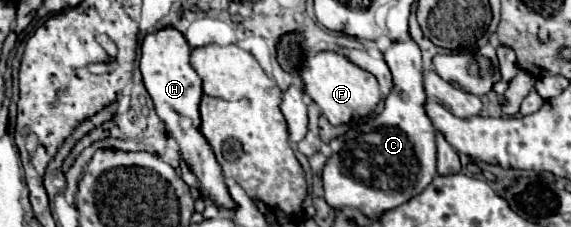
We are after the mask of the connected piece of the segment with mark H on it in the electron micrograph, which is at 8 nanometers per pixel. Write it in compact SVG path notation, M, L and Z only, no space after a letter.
M164 27L156 33L148 33L142 41L142 57L140 57L140 71L144 85L154 101L158 117L164 121L166 131L178 141L182 157L190 163L192 171L200 179L200 185L204 193L224 209L232 209L234 203L228 195L222 169L206 143L204 135L200 133L200 113L198 113L198 103L202 97L202 81L198 73L190 65L190 45L184 39L184 35L176 27Z

